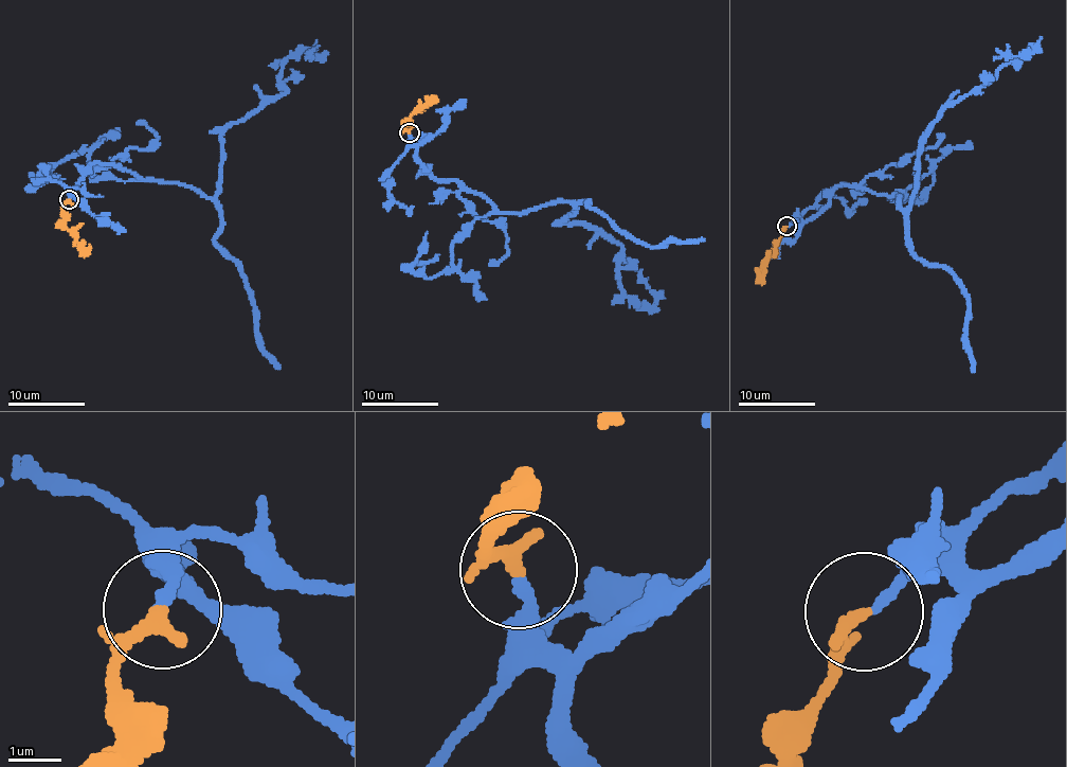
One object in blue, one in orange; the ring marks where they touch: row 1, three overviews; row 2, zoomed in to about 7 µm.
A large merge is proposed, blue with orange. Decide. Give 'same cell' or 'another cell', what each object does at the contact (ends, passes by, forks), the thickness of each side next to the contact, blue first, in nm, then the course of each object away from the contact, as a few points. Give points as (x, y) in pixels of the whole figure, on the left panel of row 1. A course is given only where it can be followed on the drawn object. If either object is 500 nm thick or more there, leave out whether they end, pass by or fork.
same cell | blue ends | orange ends | 190/320 nm | blue via (69, 199), (95, 162), (213, 197), (220, 137), (286, 91), (279, 70), (302, 52), (318, 56), (314, 49) | orange via (69, 199), (64, 207), (65, 228), (87, 255)

